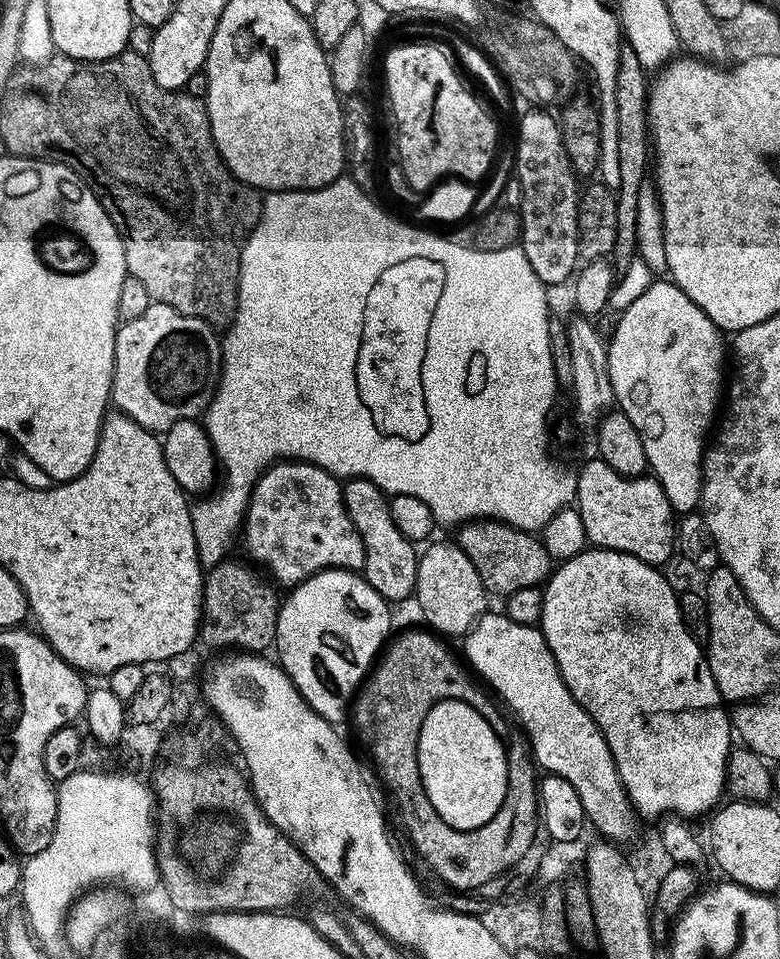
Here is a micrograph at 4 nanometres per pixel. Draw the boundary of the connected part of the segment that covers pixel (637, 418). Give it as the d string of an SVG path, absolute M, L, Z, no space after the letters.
M662 279L652 282L624 312L619 313L616 333L606 340L610 383L615 407L624 412L630 422L634 422L634 430L638 430L642 447L646 449L646 462L651 475L662 486L673 513L695 513L700 506L700 491L704 485L706 441L722 400L720 379L725 379L726 372L720 367L726 364L726 340L716 323L706 318L703 310L694 306L690 298L686 298L677 284Z

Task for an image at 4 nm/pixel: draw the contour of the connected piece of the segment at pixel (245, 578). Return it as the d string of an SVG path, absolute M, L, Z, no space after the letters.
M232 559L222 560L205 573L200 640L202 644L220 648L216 650L262 654L275 645L280 596L253 565Z

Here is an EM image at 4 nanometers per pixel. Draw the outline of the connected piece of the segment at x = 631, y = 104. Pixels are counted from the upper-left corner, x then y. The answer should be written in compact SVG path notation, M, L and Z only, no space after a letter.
M621 45L618 74L615 78L615 106L618 110L618 159L621 185L616 189L617 237L614 238L610 263L617 279L628 272L637 255L638 194L645 185L646 166L650 164L650 126L647 119L648 81L646 70L632 47Z

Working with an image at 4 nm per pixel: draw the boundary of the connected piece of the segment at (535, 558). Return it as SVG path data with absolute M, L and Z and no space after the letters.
M472 520L459 527L456 542L476 566L484 587L489 595L506 598L515 590L539 587L551 575L554 562L546 550L543 541L531 532L524 532L520 528L510 527L499 520Z

